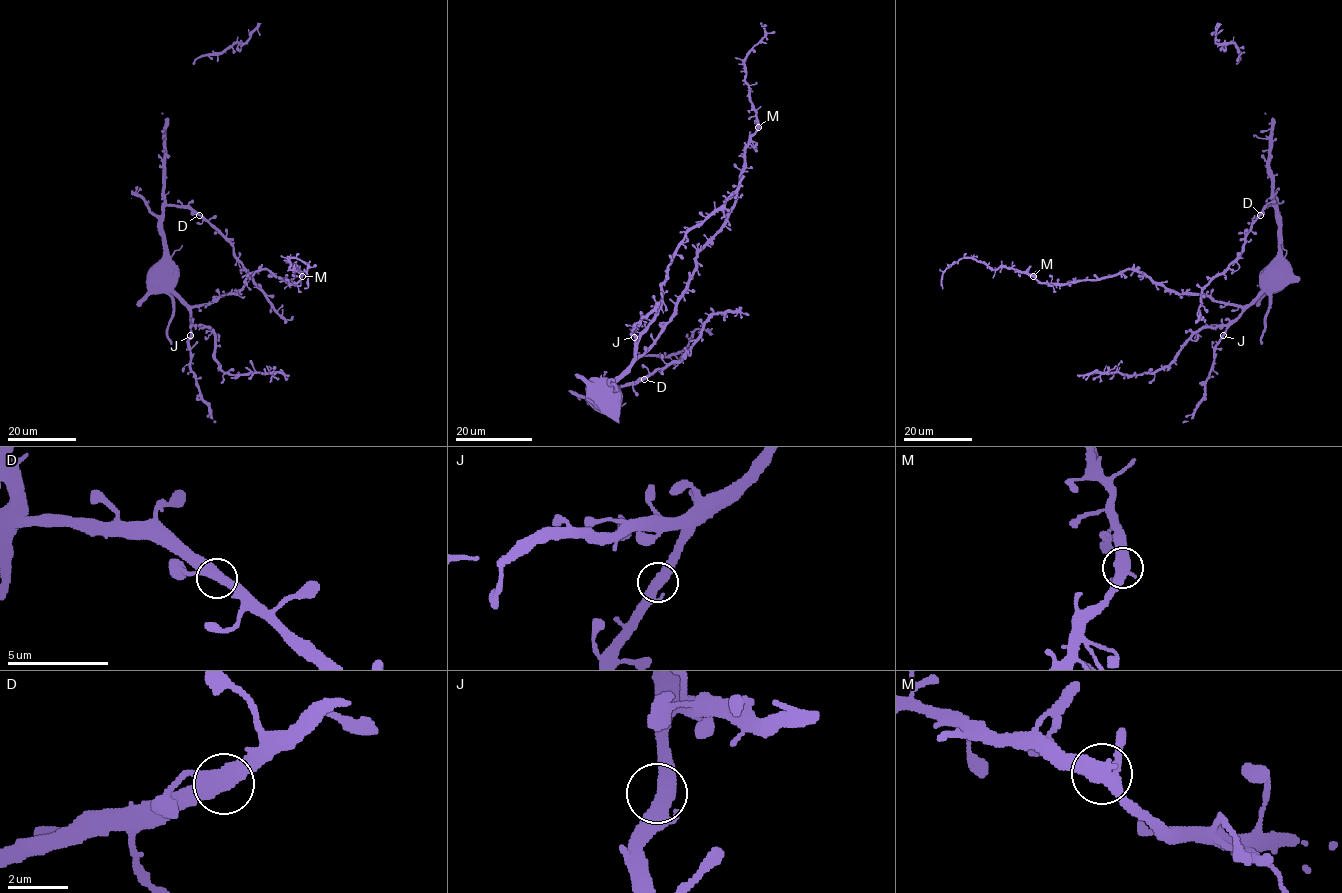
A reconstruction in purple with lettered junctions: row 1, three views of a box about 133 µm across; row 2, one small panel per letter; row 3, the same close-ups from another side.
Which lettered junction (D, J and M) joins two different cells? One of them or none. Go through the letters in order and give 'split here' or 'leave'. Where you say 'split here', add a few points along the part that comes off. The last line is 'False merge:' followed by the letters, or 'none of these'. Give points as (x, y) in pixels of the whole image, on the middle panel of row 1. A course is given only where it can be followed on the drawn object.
D: leave
J: leave
M: leave
False merge: none of these

